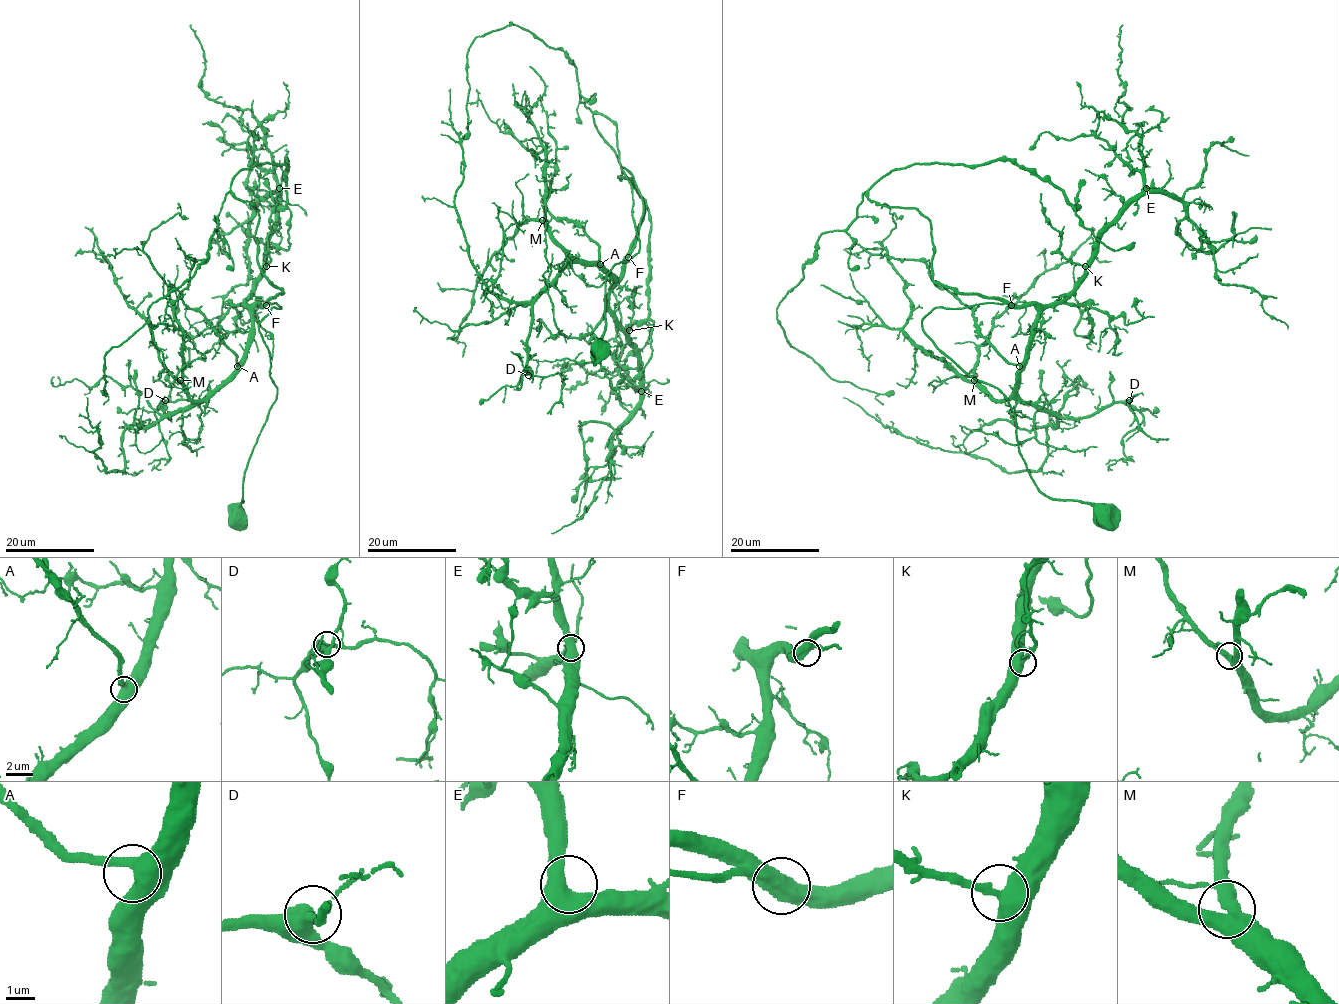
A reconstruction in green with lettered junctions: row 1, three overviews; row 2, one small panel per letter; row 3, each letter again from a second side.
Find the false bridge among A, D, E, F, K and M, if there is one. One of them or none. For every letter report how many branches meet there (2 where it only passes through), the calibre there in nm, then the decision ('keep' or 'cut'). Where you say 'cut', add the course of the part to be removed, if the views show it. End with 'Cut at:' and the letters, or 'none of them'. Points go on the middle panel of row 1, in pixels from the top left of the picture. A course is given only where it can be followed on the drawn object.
A: 2 branches meet; 550 nm thick; keep
D: 2 branches meet; 480 nm thick; keep
E: 2 branches meet; 600 nm thick; keep
F: 2 branches meet; 600 nm thick; keep
K: 2 branches meet; 440 nm thick; keep
M: 2 branches meet; 500 nm thick; keep
Cut at: none of them

